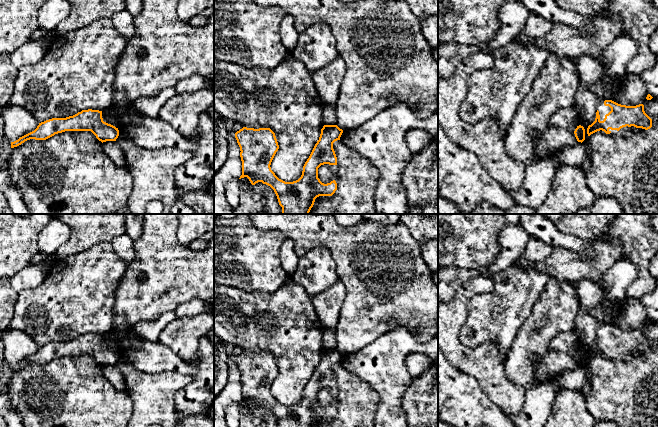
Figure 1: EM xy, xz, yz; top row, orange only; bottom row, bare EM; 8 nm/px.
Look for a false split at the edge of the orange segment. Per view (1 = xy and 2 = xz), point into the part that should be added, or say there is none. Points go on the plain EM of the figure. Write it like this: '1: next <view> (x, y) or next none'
1: next none
2: next none

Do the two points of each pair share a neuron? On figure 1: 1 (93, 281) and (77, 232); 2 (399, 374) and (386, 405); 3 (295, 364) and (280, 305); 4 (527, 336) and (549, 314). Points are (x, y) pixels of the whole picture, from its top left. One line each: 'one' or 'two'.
1: two
2: one
3: one
4: one

